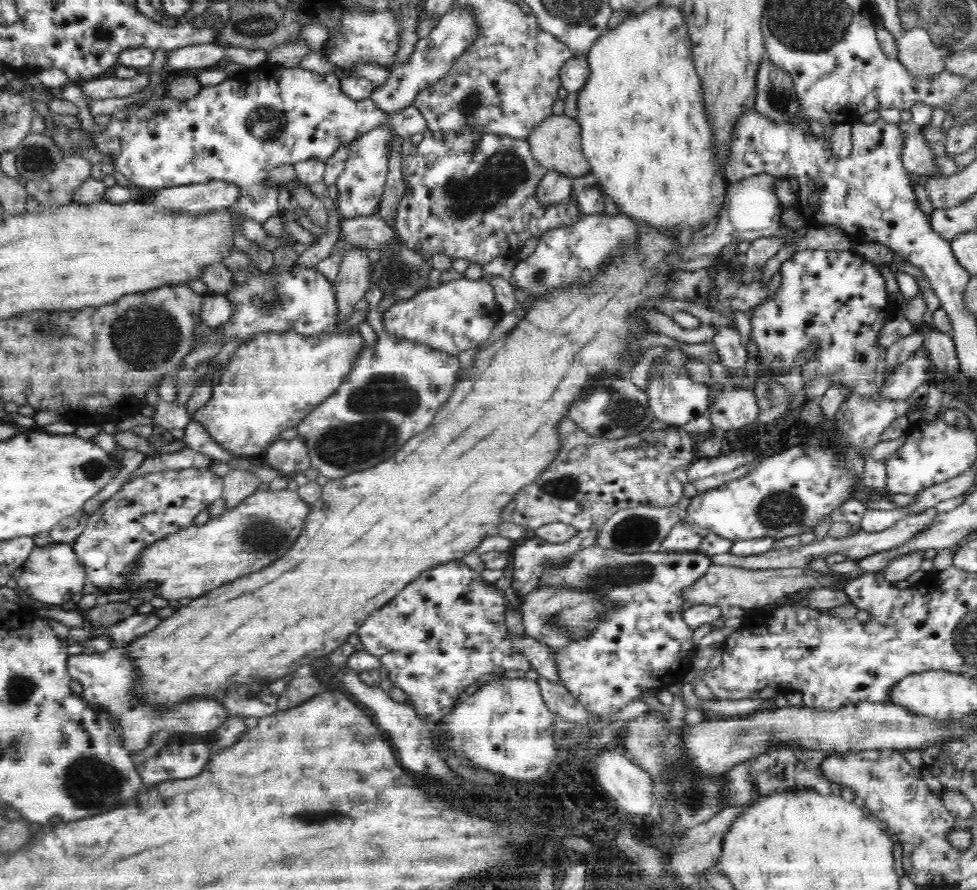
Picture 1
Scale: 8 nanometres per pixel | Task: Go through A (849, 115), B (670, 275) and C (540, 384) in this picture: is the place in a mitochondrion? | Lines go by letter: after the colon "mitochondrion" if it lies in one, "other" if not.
A: other
B: other
C: other

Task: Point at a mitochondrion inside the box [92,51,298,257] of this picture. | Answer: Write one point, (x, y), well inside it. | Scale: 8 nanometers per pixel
(265, 123)

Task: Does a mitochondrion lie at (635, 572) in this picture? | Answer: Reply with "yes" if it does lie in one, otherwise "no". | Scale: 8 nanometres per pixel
yes

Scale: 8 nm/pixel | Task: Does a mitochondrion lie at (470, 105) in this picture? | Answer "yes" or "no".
yes

